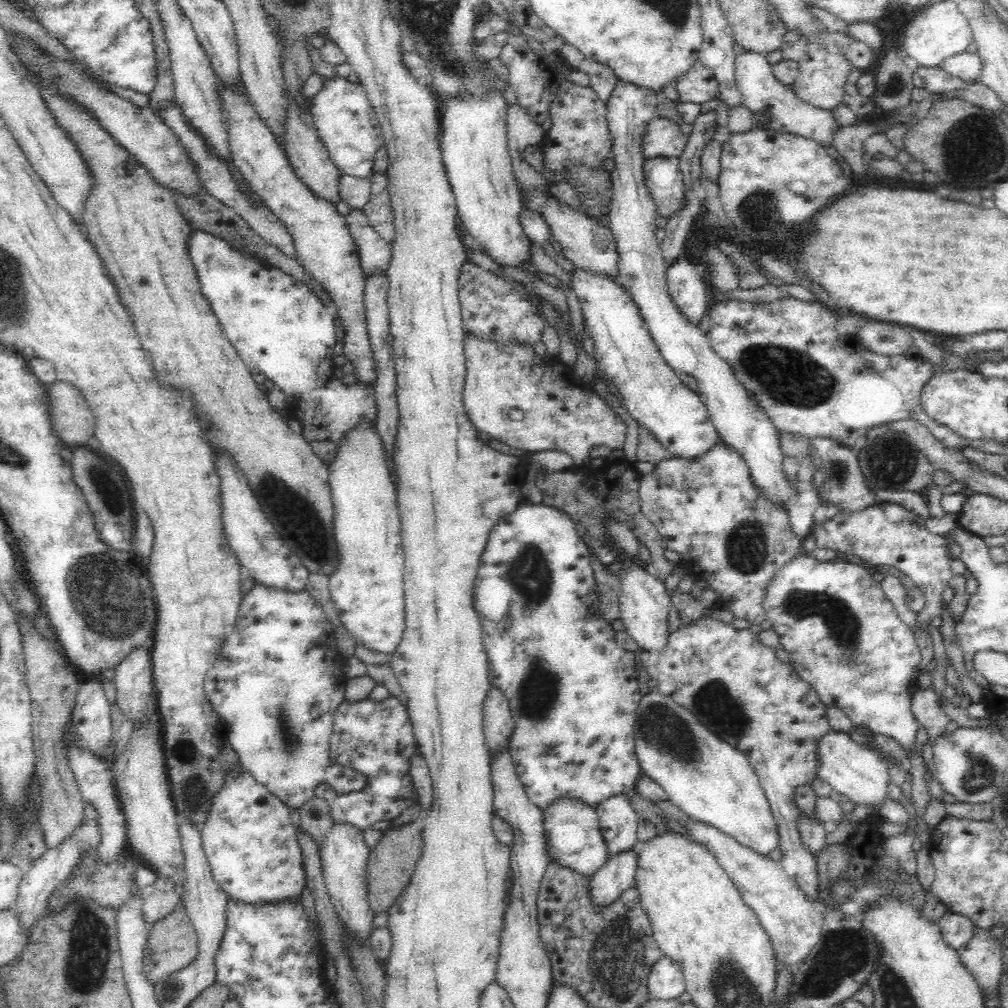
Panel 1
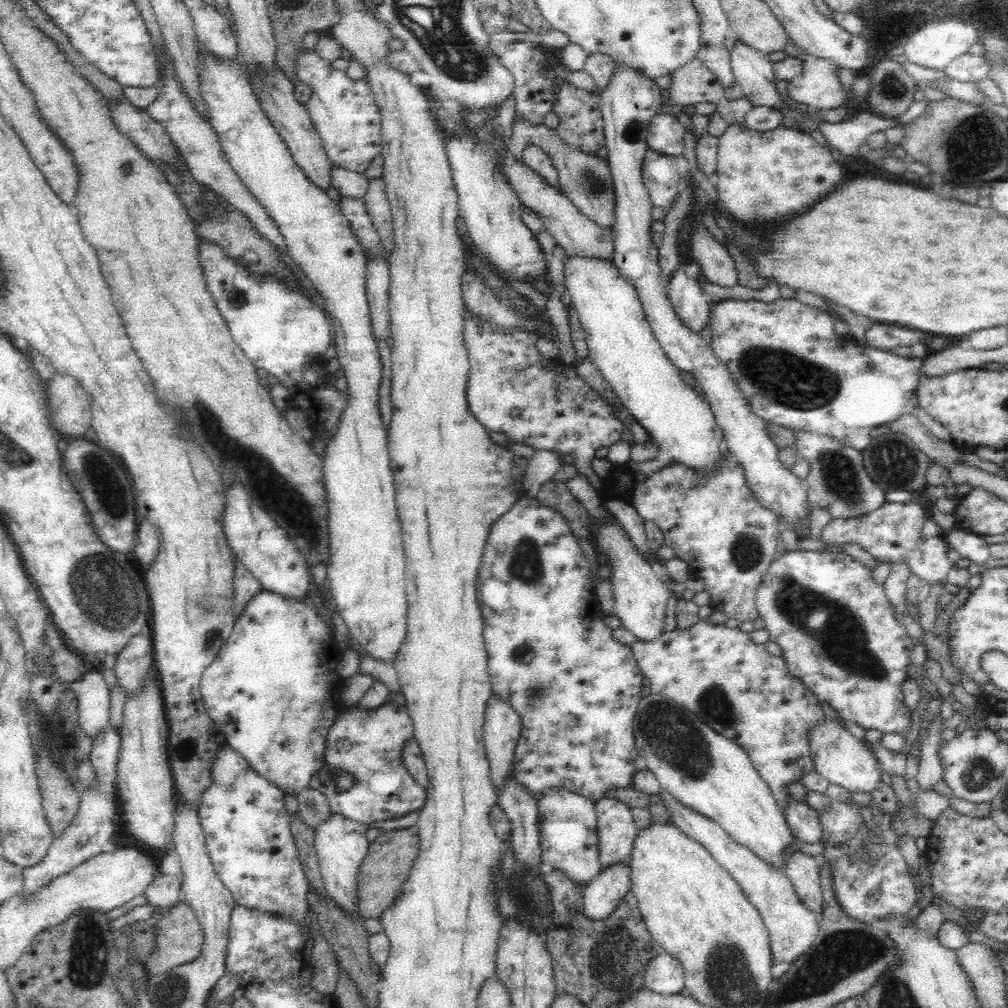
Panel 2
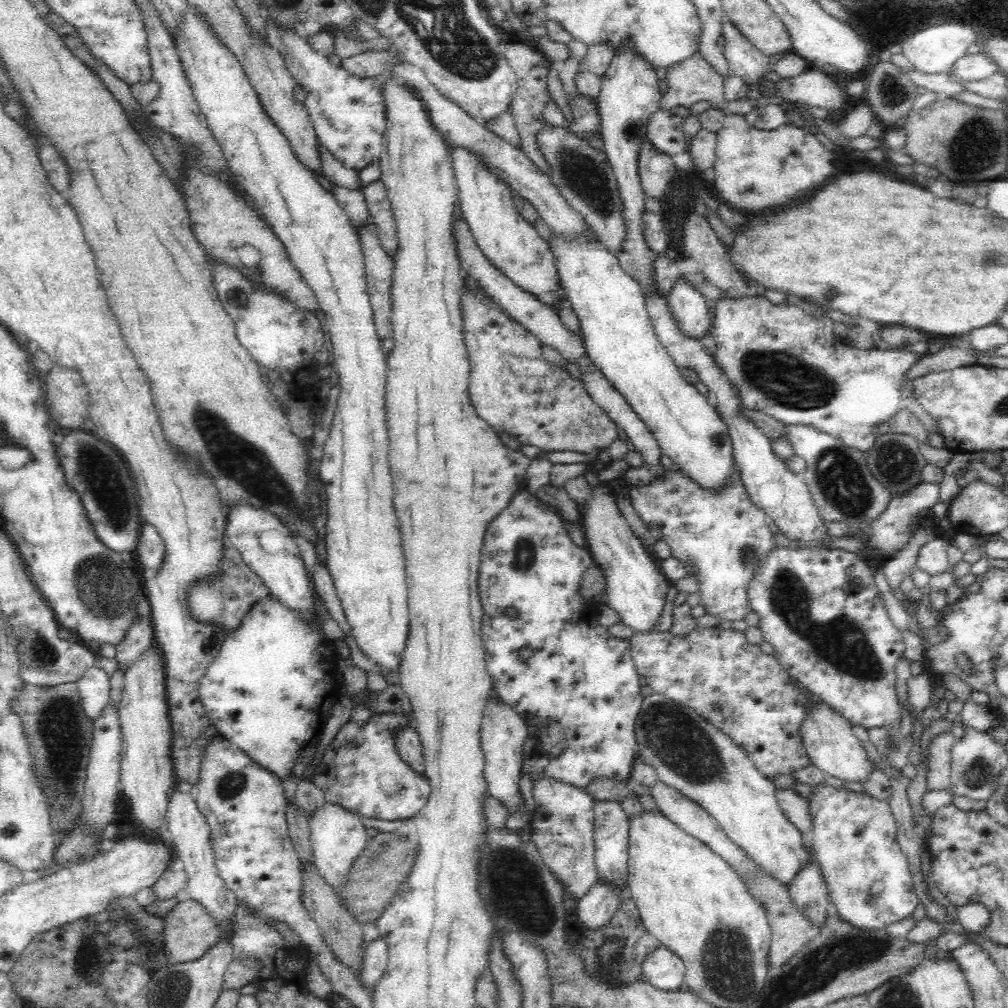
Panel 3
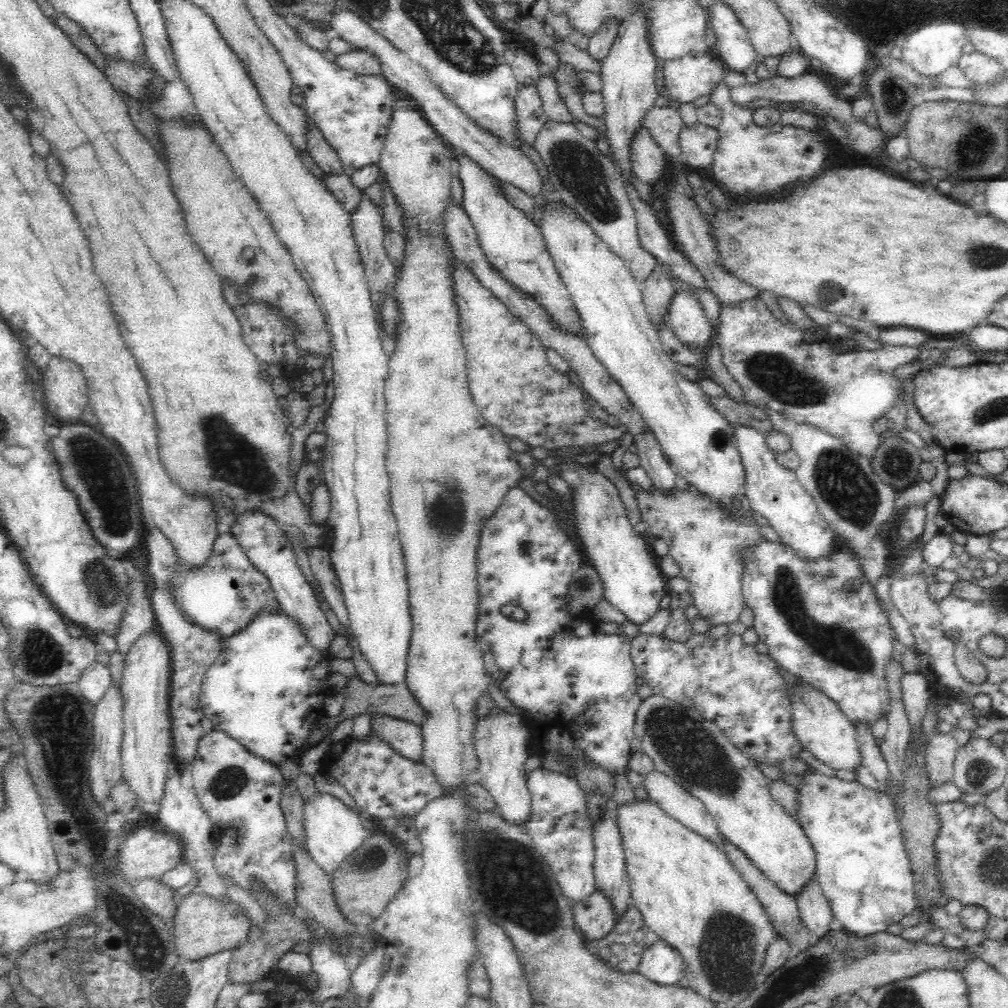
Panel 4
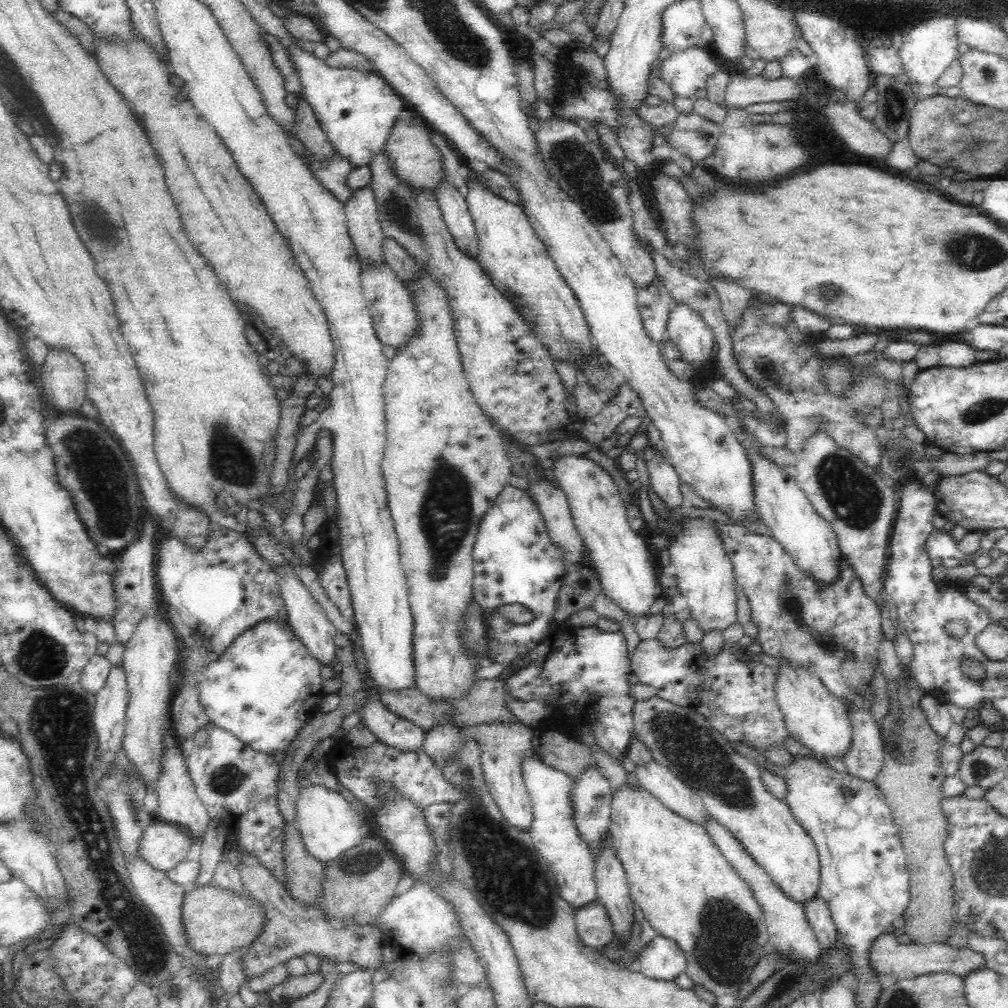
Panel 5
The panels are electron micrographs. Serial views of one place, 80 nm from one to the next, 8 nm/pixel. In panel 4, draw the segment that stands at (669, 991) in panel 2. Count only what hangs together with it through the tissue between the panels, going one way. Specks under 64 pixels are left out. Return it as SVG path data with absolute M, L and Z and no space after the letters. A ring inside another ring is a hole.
M660 938L644 951L638 973L662 986L678 985L680 979L687 976L680 953Z

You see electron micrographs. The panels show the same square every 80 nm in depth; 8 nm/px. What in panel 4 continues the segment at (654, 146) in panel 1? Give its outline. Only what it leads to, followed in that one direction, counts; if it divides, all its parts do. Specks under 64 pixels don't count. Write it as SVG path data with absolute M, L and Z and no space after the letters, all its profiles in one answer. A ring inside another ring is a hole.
M669 106L651 108L642 119L642 124L668 157L681 153L679 136L683 123L678 109Z

